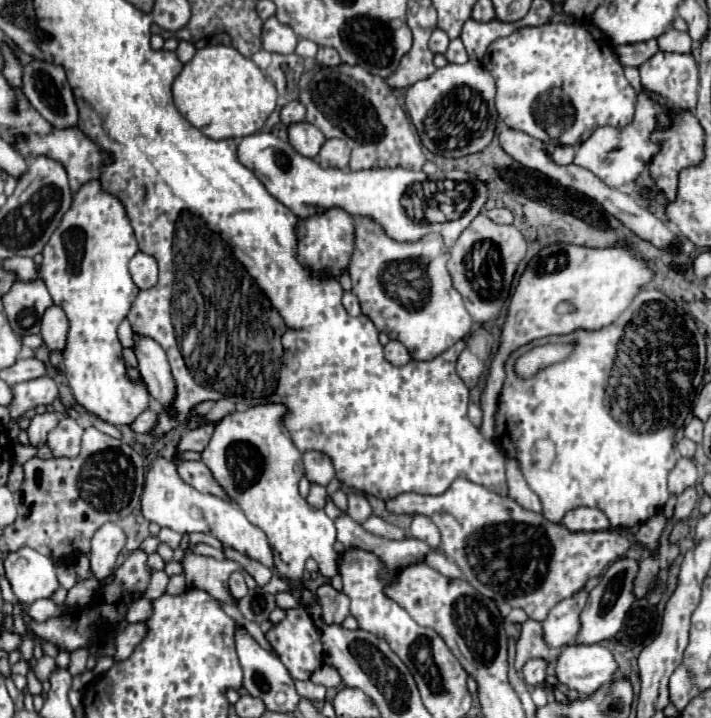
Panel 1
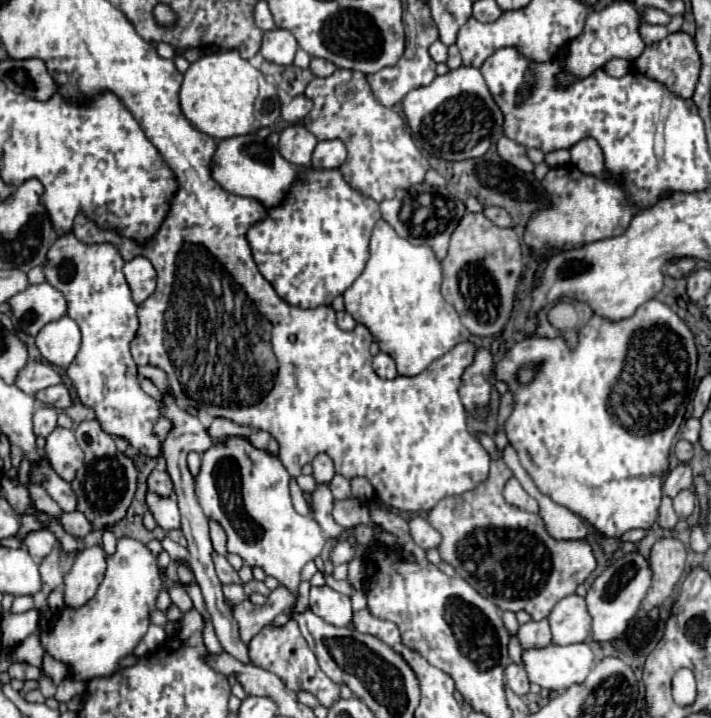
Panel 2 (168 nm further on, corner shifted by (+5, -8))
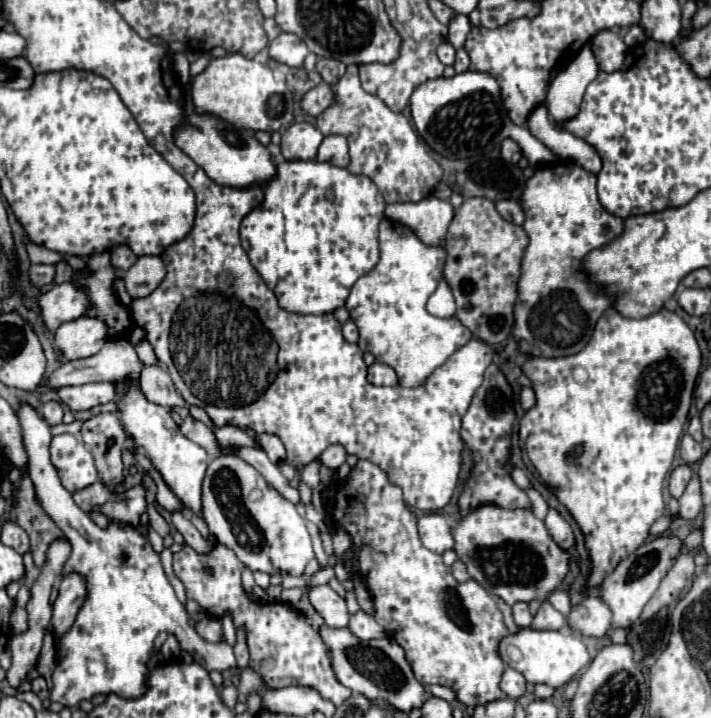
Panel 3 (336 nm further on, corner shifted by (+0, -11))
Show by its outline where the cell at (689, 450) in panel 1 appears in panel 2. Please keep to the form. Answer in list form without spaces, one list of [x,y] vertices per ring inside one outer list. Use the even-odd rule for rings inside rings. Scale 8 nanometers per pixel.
[[[678,440],[676,442],[676,446],[674,446],[674,454],[676,454],[676,458],[680,460],[680,462],[688,462],[690,458],[692,458],[692,444],[690,442],[686,442],[686,440]]]

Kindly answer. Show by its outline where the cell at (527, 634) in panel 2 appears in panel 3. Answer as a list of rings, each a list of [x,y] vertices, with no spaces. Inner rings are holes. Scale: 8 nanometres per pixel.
[[[543,601],[541,607],[539,607],[539,611],[533,617],[531,627],[533,629],[541,629],[541,631],[543,629],[555,629],[557,631],[557,629],[565,627],[565,621],[567,621],[567,617],[563,613],[559,613],[557,609],[553,609],[549,601]]]

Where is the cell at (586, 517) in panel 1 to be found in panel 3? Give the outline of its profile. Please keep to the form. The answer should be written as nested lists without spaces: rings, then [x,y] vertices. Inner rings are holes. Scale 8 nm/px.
[[[549,509],[549,515],[545,519],[545,525],[547,525],[547,531],[551,535],[551,539],[561,547],[561,549],[571,549],[573,543],[575,543],[575,537],[573,537],[573,529],[569,527],[569,523],[555,511],[555,509]]]

